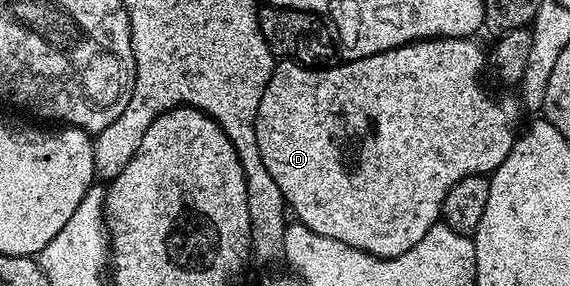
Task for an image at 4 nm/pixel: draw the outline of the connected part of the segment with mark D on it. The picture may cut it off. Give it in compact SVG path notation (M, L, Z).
M423 38L420 42L407 42L393 50L344 60L339 64L341 66L313 68L308 64L280 60L273 65L266 92L262 92L262 104L258 104L256 113L258 152L262 156L262 164L266 164L270 176L274 176L278 192L282 192L285 207L291 213L293 210L296 213L295 221L310 228L310 232L318 232L318 236L330 236L330 240L342 240L342 244L350 244L350 248L358 248L376 258L402 256L402 252L410 252L410 248L414 248L414 244L418 244L418 240L422 240L422 236L426 236L426 232L430 232L430 228L441 221L440 209L446 200L446 192L450 192L450 188L454 188L462 176L491 175L493 170L500 167L502 160L510 156L510 148L521 129L522 106L515 97L496 99L484 91L480 73L486 70L486 54L483 49L480 51L479 44L472 38Z

